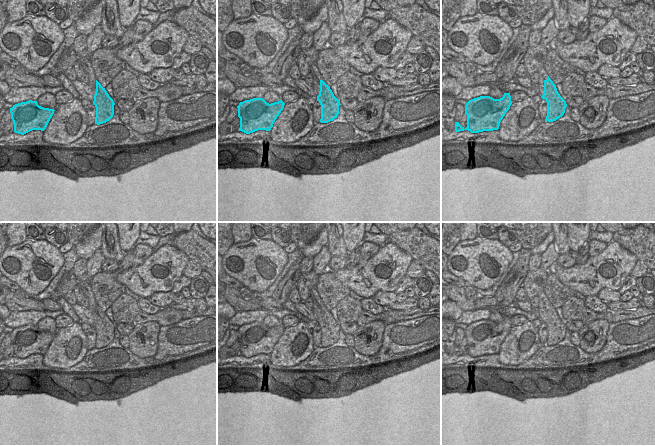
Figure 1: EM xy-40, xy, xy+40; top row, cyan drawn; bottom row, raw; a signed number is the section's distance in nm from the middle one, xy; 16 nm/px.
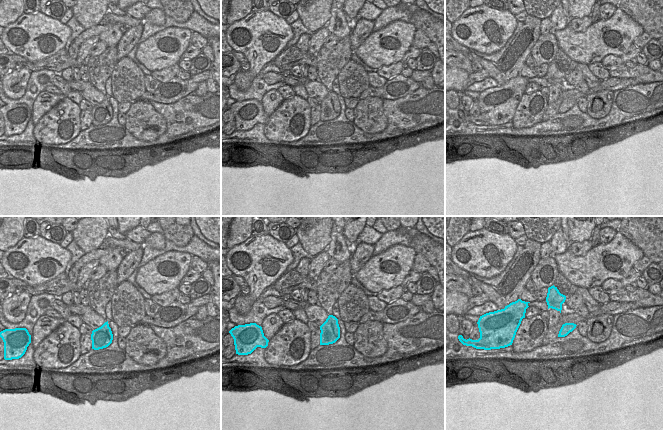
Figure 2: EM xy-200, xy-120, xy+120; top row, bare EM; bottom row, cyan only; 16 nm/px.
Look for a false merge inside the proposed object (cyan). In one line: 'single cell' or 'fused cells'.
fused cells

